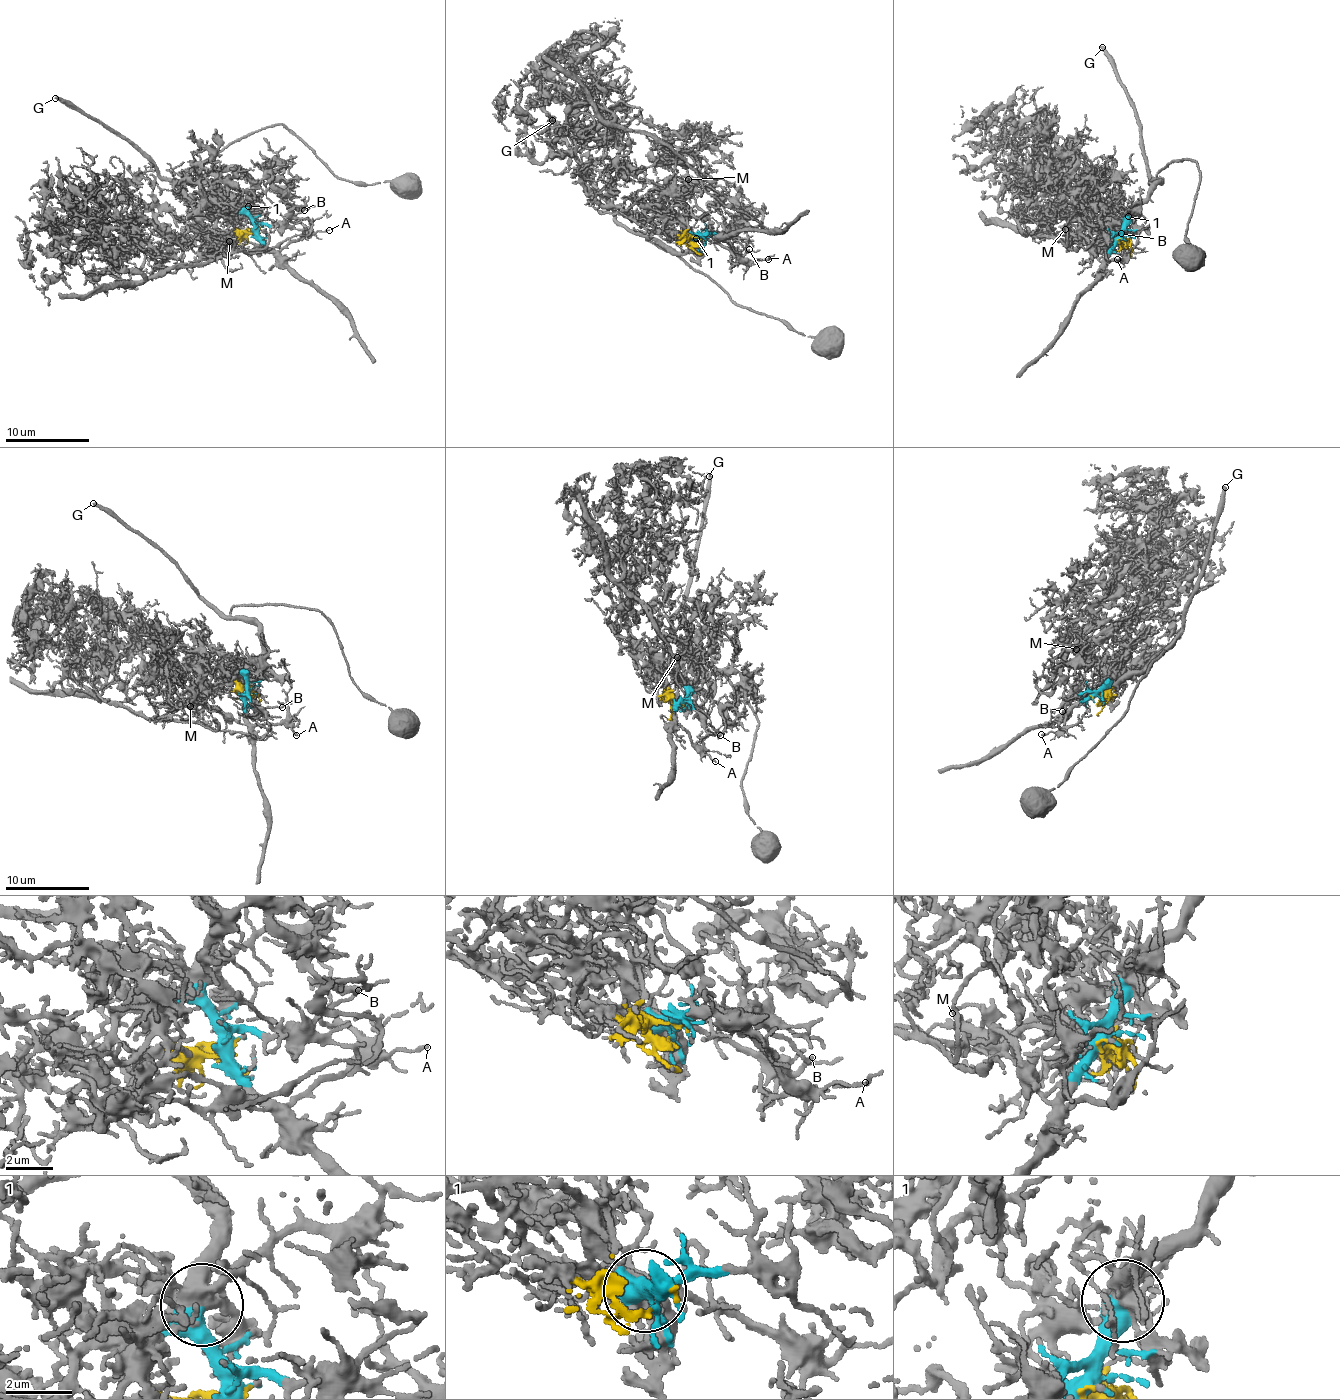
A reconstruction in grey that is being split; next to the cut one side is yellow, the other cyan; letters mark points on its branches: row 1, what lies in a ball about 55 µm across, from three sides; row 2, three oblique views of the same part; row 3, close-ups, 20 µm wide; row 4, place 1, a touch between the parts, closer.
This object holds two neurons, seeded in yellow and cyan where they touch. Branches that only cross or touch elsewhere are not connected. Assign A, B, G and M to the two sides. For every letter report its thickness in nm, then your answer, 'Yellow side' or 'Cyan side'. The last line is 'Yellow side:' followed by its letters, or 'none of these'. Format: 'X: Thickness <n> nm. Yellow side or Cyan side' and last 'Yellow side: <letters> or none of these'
A: Thickness 120 nm. Cyan side
B: Thickness 120 nm. Cyan side
G: Thickness 300 nm. Cyan side
M: Thickness 100 nm. Yellow side
Yellow side: M

